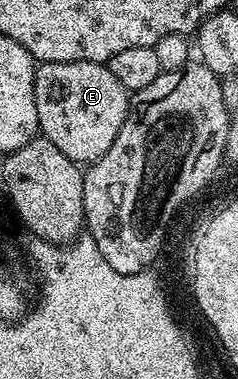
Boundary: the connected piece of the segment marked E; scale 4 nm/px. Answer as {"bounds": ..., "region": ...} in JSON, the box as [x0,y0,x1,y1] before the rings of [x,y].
{"bounds":[35,60,129,166],"region":[[[74,60],[73,62],[40,63],[35,70],[35,97],[39,132],[65,158],[80,166],[99,160],[117,139],[127,117],[129,93],[106,64]]]}

